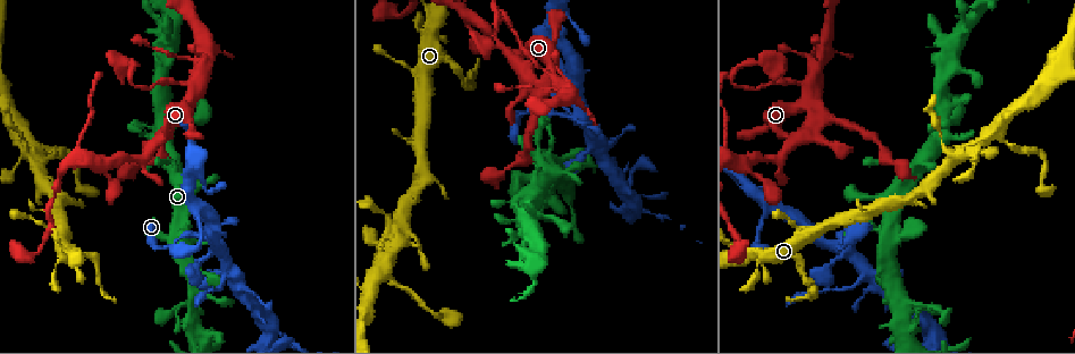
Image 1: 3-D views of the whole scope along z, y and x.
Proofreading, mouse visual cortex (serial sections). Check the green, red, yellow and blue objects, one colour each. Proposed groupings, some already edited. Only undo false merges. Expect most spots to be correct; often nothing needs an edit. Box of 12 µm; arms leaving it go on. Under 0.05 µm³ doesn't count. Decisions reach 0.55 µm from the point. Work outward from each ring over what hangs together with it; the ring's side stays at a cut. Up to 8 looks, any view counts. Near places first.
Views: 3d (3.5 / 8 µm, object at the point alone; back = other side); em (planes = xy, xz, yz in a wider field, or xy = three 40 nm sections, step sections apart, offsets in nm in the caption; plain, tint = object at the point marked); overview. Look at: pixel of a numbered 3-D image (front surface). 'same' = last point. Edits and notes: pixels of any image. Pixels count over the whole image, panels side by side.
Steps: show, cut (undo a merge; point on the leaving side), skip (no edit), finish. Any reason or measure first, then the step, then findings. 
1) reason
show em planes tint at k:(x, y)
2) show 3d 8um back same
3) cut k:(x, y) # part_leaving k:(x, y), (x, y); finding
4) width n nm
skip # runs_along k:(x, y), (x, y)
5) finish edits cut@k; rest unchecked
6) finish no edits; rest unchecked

sudden change in width
show 3d 8um at 1:(885, 193)

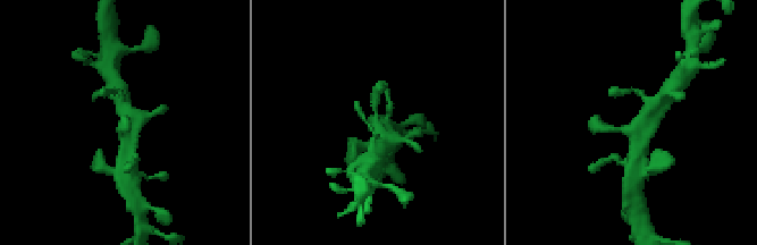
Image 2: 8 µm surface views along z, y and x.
closer look
show 3d 3.5um at 2:(379, 127)

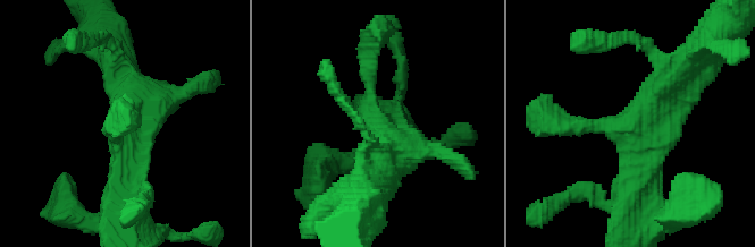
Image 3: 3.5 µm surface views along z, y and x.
show em xy step 5 tint at 3:(370, 125)

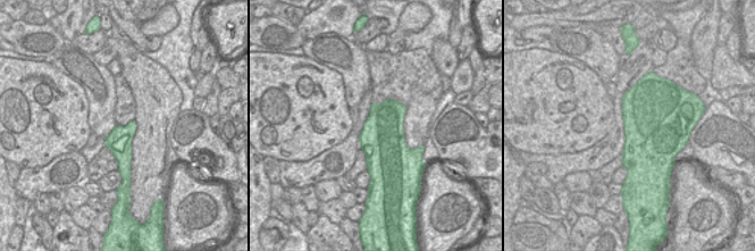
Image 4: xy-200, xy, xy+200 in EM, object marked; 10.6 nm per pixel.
skip # runs_along 3:(562, 126), (629, 129), (685, 70); one cell here

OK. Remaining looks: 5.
sudden change in width
show 3d 8um back at 1:(280, 331)

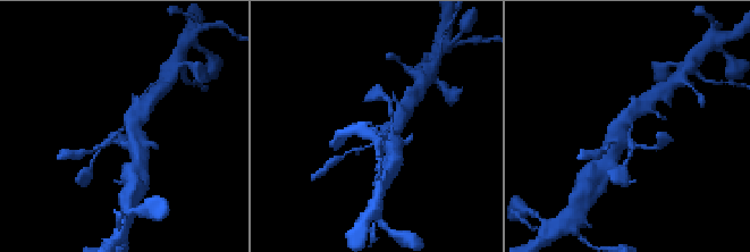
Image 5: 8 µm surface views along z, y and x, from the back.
closer look
show 3d 3.5um at 5:(123, 130)

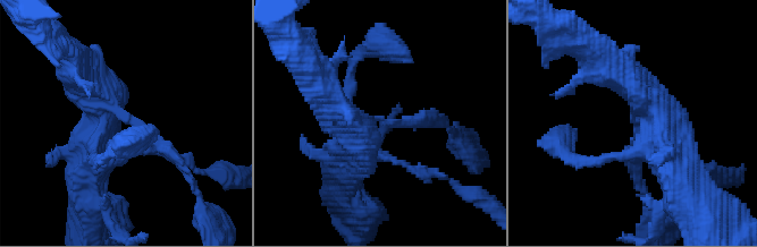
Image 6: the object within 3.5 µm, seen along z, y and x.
now the EM
show em xy step 5 tint at 6:(635, 117)

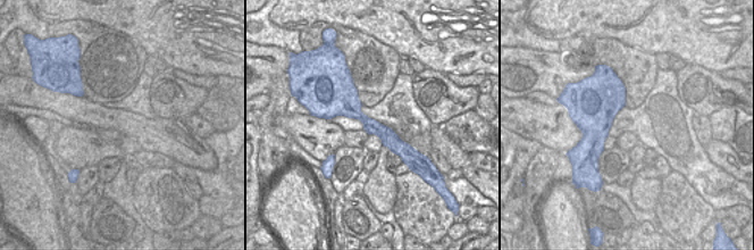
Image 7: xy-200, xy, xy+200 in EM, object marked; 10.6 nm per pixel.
arms 3
skip # runs_along 6:(77, 70), (178, 164); continuous, no second cell

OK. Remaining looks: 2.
finish no edits; rest unchecked

